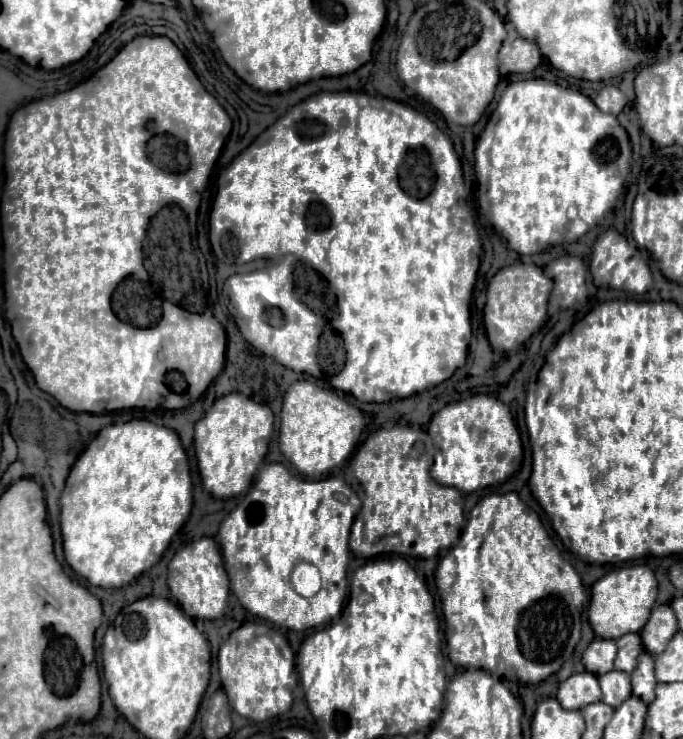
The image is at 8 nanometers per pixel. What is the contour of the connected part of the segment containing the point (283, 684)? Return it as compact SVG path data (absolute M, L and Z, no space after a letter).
M261 622L243 624L221 644L217 664L223 690L227 692L229 704L237 714L255 722L263 722L291 708L293 688L297 686L295 654L279 630Z

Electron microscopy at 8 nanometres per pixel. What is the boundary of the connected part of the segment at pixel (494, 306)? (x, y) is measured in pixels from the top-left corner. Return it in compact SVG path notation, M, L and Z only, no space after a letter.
M511 264L499 270L487 286L487 304L485 304L485 330L491 346L495 350L509 352L521 346L535 330L542 328L547 320L547 303L553 282L535 264Z

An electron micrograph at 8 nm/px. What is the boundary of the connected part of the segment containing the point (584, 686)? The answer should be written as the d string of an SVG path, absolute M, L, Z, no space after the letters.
M591 672L573 674L571 678L567 678L565 682L559 684L557 700L559 700L561 708L565 708L565 710L581 710L585 704L593 704L593 702L601 700L597 676L593 676Z

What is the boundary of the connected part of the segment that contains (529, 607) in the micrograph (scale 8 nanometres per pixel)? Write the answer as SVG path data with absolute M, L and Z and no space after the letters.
M515 492L485 496L471 510L459 542L443 556L435 578L447 622L449 660L457 666L481 668L497 678L521 684L539 684L563 666L581 638L581 612L585 602L581 578L563 560L541 526L539 516Z

